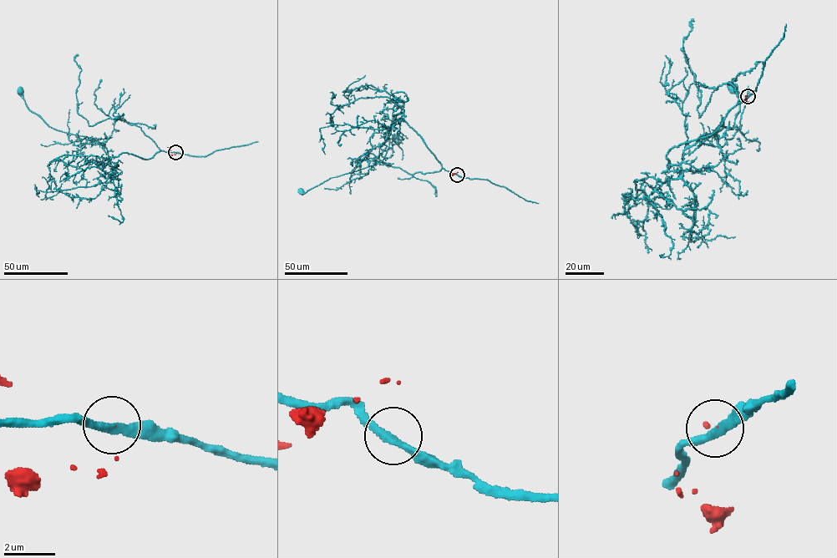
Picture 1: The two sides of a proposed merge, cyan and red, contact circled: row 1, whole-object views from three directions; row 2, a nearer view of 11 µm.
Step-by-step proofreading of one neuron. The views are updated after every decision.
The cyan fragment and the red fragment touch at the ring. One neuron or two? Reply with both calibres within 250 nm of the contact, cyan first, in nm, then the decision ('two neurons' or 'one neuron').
calibres 280 and 20 nm; two neurons

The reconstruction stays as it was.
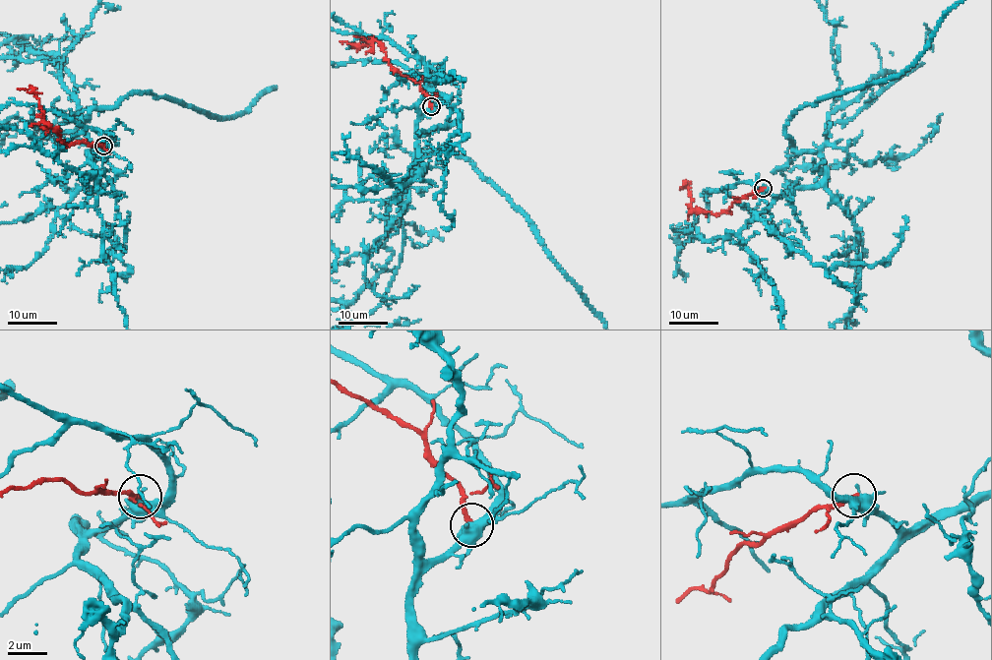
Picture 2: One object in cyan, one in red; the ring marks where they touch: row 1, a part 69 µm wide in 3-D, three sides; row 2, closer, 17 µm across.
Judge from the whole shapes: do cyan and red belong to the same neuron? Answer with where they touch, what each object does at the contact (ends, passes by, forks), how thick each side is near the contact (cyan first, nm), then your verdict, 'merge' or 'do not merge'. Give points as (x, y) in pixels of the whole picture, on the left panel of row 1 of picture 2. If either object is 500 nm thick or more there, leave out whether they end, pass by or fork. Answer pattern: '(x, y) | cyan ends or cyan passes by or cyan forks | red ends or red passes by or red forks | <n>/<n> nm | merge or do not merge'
(103, 146) | cyan forks | red ends | 440/240 nm | do not merge

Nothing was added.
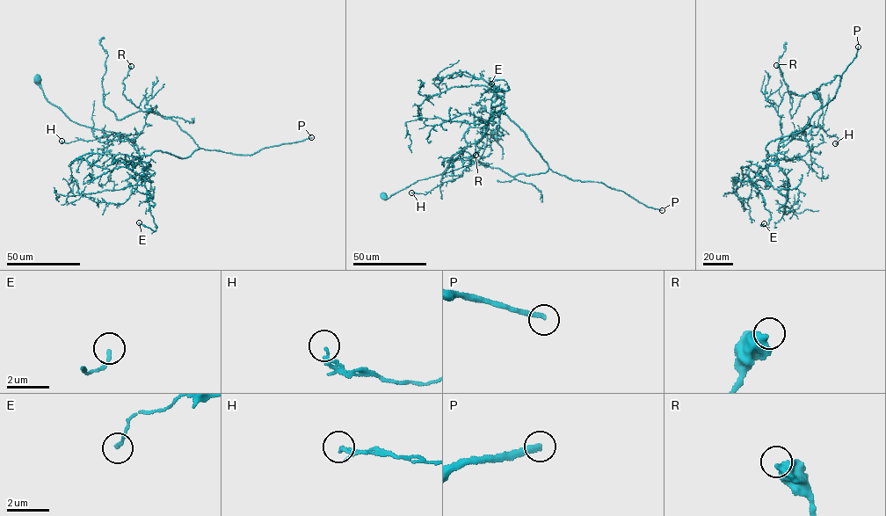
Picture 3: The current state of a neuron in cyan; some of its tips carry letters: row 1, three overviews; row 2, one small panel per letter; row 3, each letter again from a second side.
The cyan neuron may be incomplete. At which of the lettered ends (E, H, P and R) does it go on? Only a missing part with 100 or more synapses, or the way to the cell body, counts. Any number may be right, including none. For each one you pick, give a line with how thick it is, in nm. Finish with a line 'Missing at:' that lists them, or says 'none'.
P: 280 nm thick
Missing at: P

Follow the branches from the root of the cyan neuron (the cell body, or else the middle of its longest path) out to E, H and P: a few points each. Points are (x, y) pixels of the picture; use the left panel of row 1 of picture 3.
E: (38, 78), (47, 99), (70, 120), (119, 134), (136, 145), (156, 229), (139, 222)
H: (38, 78), (47, 99), (70, 120), (119, 134), (138, 151), (135, 141), (119, 142), (112, 134), (61, 141)
P: (38, 78), (70, 120), (124, 136), (141, 159), (157, 150), (185, 158), (199, 148), (252, 155), (311, 137)

